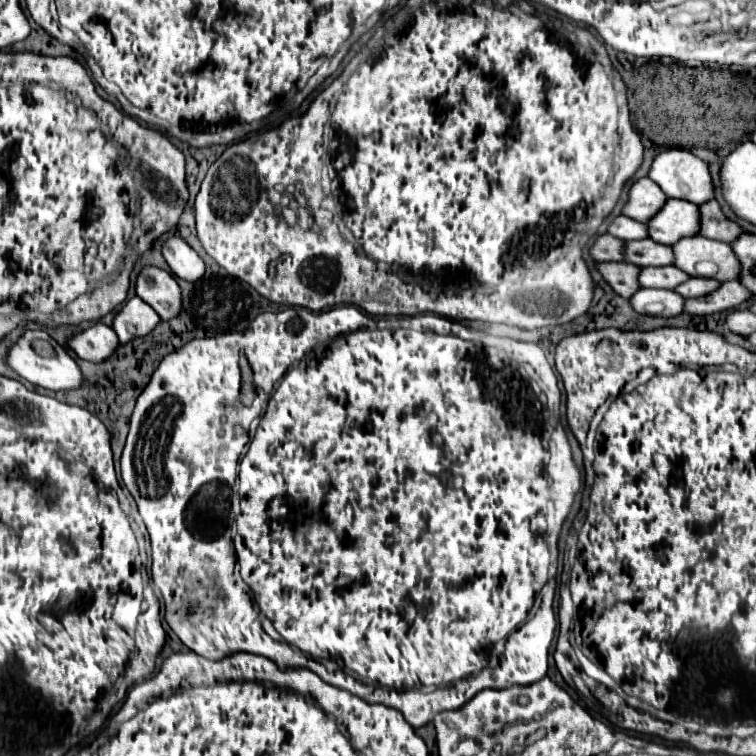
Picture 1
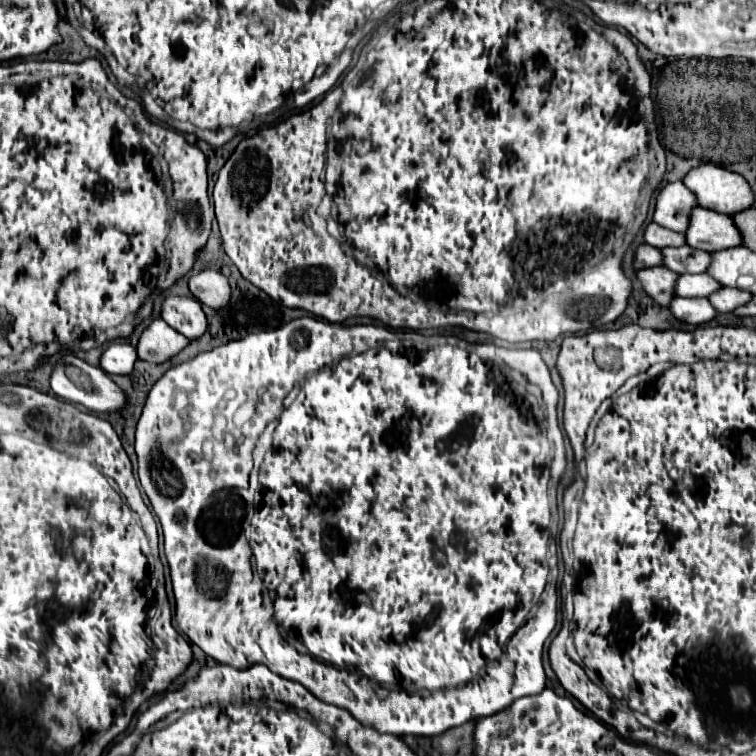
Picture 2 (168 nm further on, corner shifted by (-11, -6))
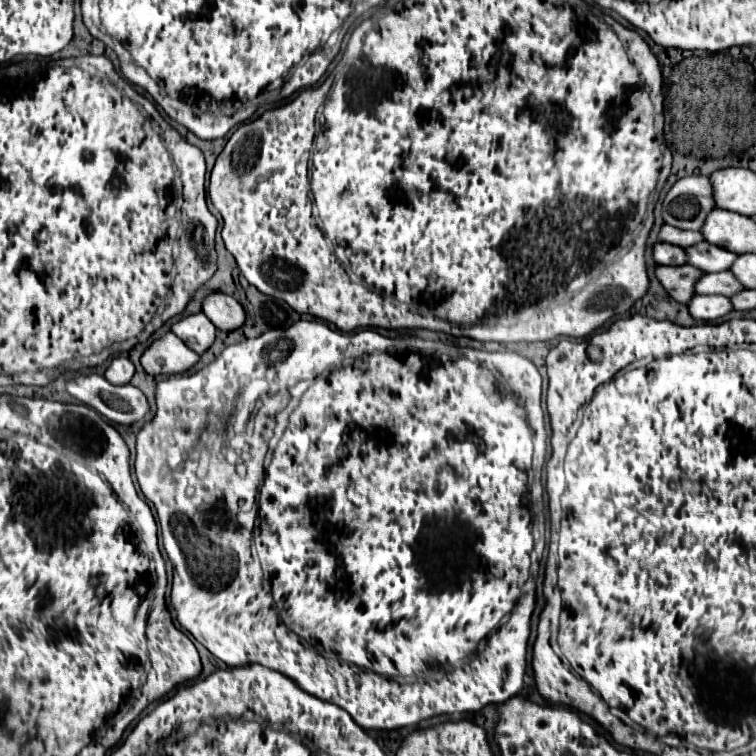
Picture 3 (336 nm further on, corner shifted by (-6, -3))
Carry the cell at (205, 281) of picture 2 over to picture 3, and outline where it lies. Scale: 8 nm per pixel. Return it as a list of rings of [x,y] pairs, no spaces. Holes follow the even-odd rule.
[[[220,292],[204,300],[204,314],[222,332],[238,330],[246,322],[244,308],[232,296],[224,296]]]

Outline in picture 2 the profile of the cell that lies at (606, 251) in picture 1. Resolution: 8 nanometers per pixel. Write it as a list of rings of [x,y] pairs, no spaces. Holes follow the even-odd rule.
[[[641,243],[635,251],[635,257],[633,257],[633,267],[635,269],[645,269],[645,267],[655,267],[655,265],[661,265],[661,255],[659,255],[659,249],[647,245],[647,243]]]

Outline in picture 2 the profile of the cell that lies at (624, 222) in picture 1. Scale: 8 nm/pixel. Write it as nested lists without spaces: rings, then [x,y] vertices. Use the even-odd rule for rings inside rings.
[[[649,223],[643,231],[643,241],[647,245],[653,245],[657,249],[661,247],[681,247],[685,245],[683,243],[683,233],[675,233],[675,231],[669,231],[665,227],[659,227],[657,223]]]

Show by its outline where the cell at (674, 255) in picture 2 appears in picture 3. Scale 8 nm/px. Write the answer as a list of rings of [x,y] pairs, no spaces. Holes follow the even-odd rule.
[[[700,242],[694,248],[688,248],[686,254],[688,254],[688,264],[698,266],[704,272],[730,270],[734,260],[738,258],[738,254],[724,250],[720,246],[714,246],[710,242]]]

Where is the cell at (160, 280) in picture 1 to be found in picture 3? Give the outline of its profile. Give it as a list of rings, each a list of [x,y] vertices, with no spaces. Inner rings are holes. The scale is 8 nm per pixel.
[[[200,312],[182,318],[172,326],[172,332],[188,344],[198,356],[202,356],[216,340],[216,326]]]

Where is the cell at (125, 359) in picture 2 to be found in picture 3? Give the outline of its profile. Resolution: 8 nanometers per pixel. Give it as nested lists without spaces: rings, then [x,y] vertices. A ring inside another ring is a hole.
[[[118,356],[110,362],[108,370],[106,370],[106,380],[114,386],[122,386],[122,384],[130,384],[132,376],[134,376],[134,364],[124,358],[124,356]]]

